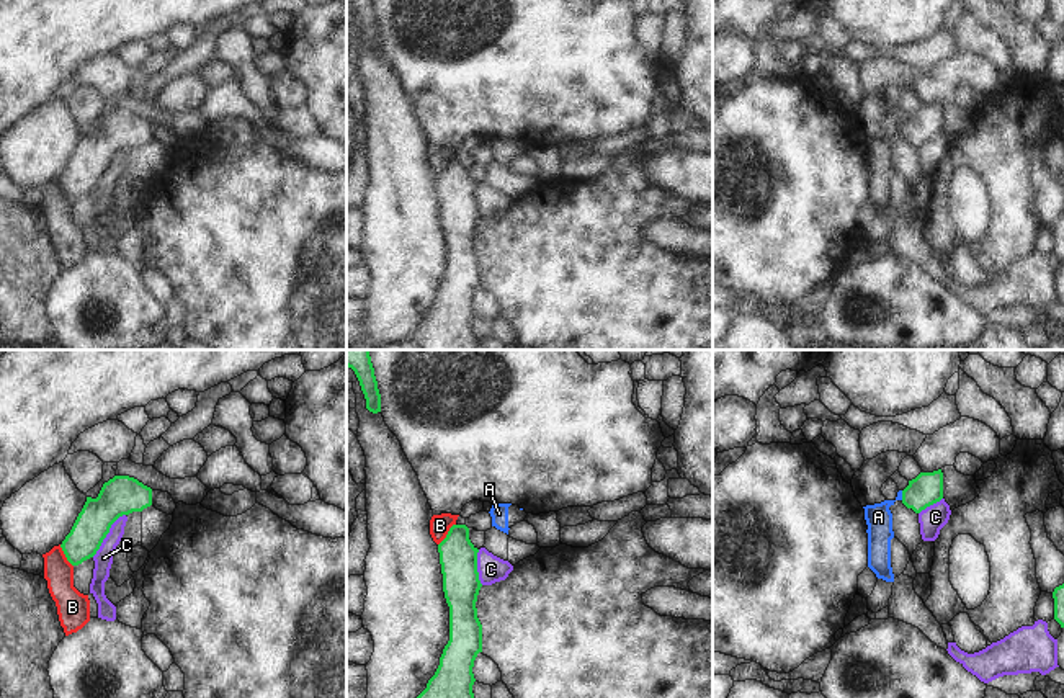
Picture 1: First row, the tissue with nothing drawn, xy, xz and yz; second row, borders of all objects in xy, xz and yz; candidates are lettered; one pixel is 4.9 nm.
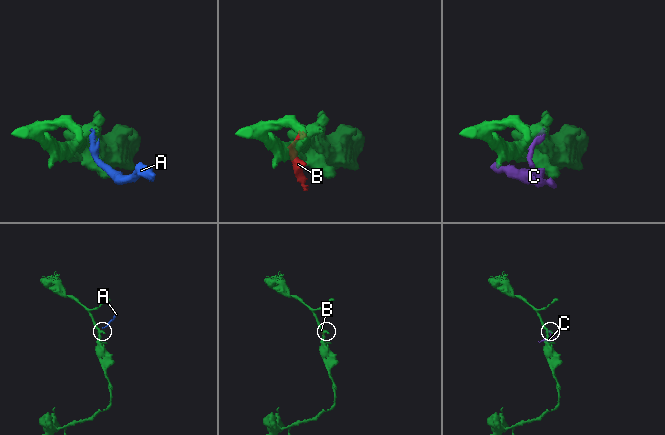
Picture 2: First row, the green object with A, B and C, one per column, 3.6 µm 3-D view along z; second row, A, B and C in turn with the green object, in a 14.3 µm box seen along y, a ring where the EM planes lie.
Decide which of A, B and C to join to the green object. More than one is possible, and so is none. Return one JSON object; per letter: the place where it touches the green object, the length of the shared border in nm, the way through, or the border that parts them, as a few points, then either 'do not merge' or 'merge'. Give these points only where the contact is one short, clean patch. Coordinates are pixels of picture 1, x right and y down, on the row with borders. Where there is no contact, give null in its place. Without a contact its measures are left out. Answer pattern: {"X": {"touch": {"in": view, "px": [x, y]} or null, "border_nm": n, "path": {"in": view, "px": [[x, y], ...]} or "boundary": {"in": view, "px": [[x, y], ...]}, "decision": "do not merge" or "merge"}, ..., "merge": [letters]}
{"A": {"touch": {"in": "yz", "px": [903, 496]}, "border_nm": 50, "path": {"in": "yz", "px": [[927, 487], [917, 496], [903, 496], [889, 502], [878, 517]]}, "decision": "merge"}, "B": {"touch": {"in": "xz", "px": [447, 535]}, "border_nm": 140, "boundary": {"in": "xz", "px": [[455, 523], [438, 545]]}, "decision": "do not merge"}, "C": {"touch": {"in": "xy", "px": [107, 533]}, "border_nm": 280, "boundary": {"in": "xy", "px": [[125, 514], [111, 525], [100, 548], [92, 556]]}, "decision": "do not merge"}, "merge": ["A"]}

